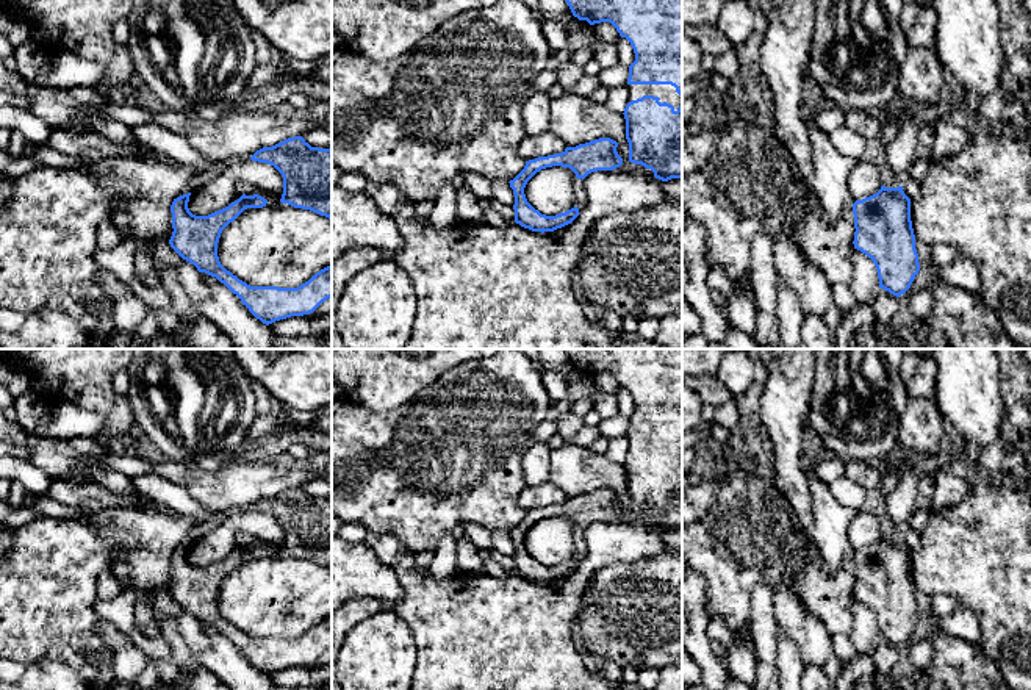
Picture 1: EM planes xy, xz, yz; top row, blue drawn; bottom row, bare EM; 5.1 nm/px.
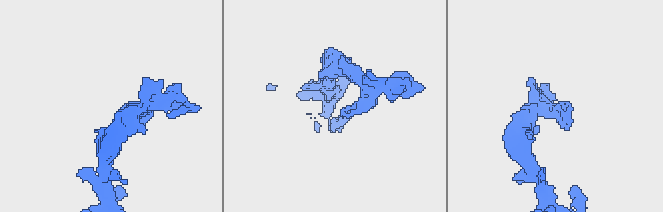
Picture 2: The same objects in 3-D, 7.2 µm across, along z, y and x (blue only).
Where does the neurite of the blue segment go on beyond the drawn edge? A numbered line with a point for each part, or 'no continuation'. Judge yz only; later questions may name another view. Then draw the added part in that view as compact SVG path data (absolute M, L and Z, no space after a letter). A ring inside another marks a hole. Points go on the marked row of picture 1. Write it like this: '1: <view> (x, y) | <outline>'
no continuation

